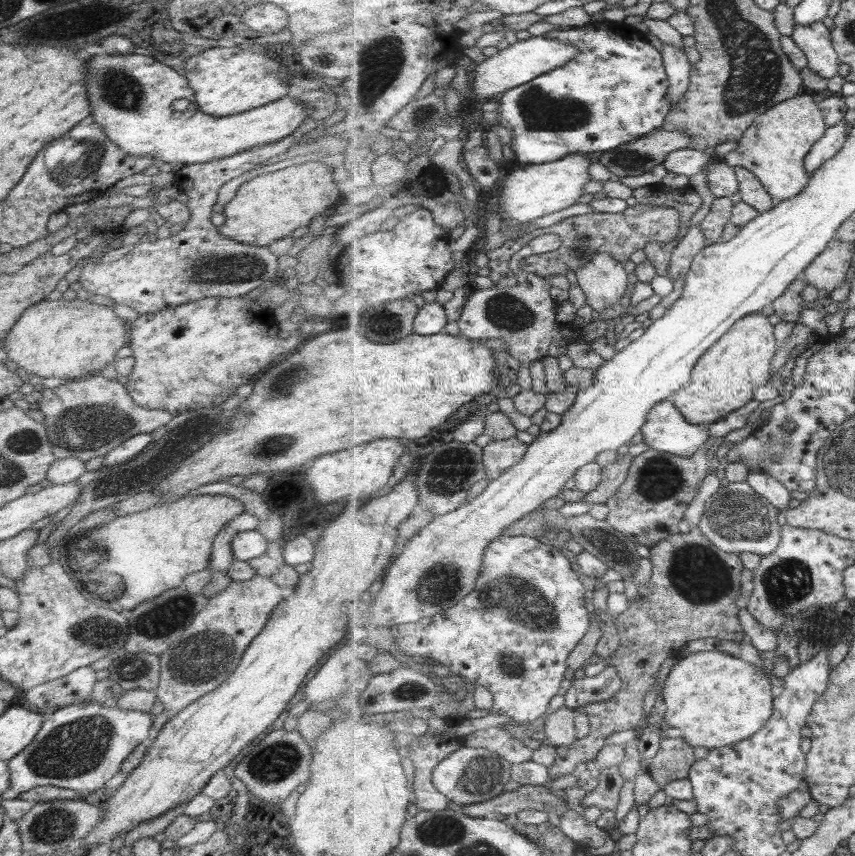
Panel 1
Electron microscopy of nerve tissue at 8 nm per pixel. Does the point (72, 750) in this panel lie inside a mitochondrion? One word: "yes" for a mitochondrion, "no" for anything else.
yes

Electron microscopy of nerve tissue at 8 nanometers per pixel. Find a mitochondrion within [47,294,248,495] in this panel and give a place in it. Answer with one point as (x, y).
(79, 431)

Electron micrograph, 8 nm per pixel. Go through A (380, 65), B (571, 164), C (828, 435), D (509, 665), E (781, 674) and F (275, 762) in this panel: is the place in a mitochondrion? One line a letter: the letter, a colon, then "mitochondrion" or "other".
A: mitochondrion
B: other
C: mitochondrion
D: mitochondrion
E: other
F: mitochondrion

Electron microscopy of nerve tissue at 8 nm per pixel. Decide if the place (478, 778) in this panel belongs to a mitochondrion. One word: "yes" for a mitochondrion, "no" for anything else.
yes

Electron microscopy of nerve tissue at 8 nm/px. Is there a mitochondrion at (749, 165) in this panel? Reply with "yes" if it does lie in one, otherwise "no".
no

